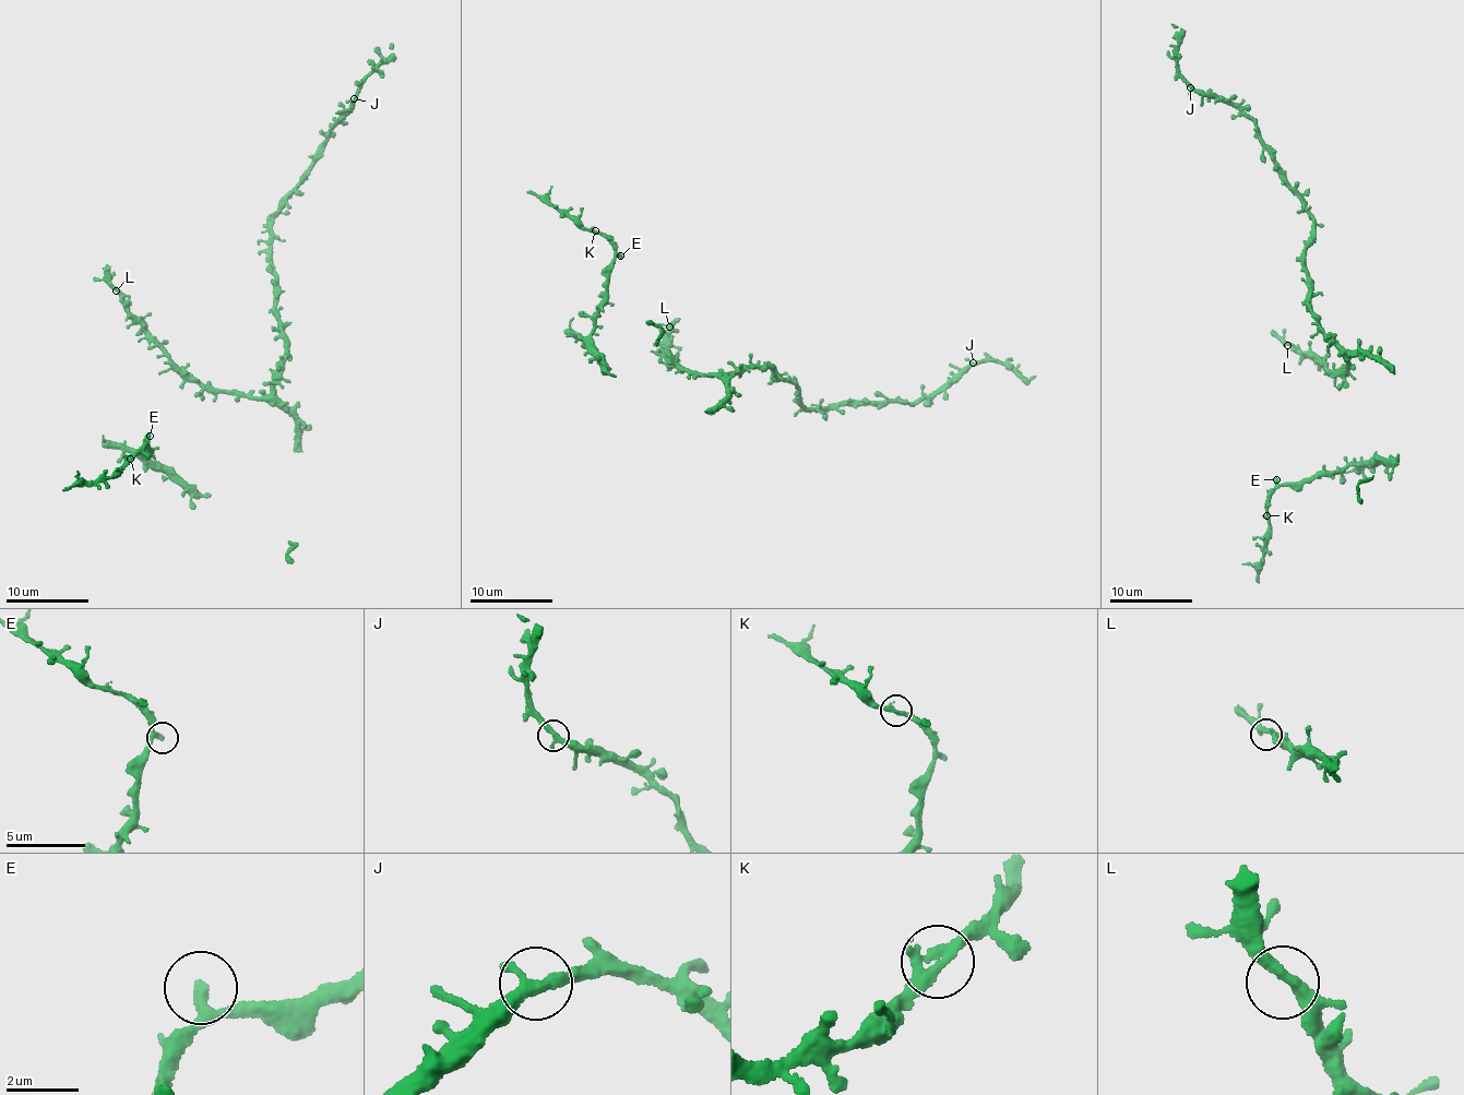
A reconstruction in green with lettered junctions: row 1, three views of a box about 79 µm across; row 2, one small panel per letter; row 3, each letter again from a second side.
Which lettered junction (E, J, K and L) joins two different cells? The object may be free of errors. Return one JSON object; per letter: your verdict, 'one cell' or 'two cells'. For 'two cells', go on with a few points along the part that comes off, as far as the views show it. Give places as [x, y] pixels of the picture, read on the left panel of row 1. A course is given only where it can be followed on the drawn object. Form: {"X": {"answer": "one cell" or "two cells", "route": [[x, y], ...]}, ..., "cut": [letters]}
{"E": {"answer": "one cell"}, "J": {"answer": "one cell"}, "K": {"answer": "one cell"}, "L": {"answer": "one cell"}, "cut": []}

